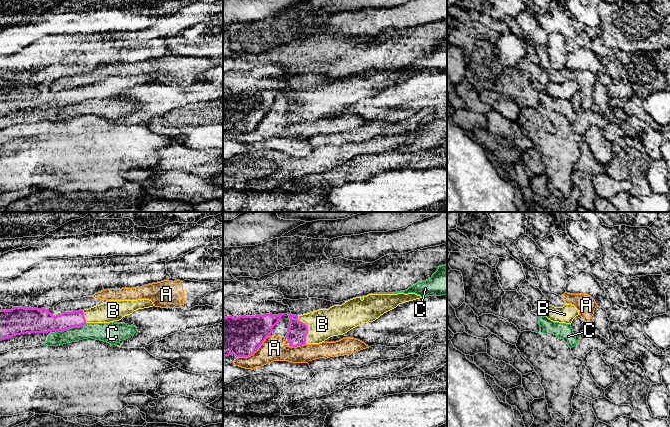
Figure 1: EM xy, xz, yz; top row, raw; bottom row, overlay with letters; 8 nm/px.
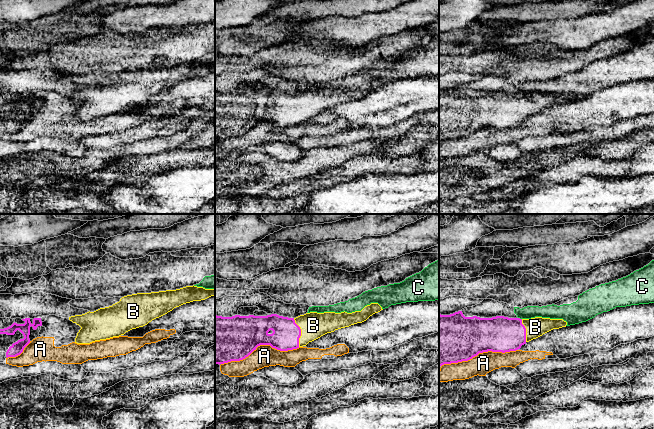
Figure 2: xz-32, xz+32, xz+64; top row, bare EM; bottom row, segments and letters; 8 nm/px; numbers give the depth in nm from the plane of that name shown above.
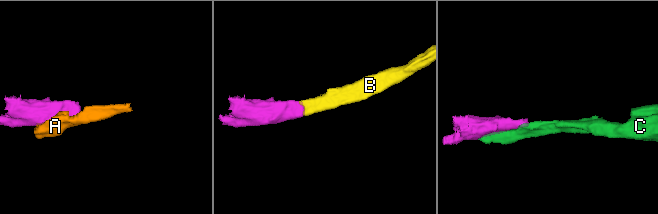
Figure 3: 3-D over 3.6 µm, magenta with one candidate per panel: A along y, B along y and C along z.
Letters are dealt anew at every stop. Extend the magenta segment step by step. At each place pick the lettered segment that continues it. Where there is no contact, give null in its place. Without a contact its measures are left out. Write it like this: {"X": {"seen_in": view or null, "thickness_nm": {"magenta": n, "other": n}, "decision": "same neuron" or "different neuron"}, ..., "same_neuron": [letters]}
{"A": {"seen_in": "xz", "thickness_nm": {"magenta": 320, "other": 200}, "decision": "different neuron"}, "B": {"seen_in": "xz", "thickness_nm": {"magenta": 160, "other": 240}, "decision": "same neuron"}, "C": {"seen_in": "xy", "thickness_nm": {"magenta": 190, "other": 140}, "decision": "different neuron"}, "same_neuron": ["B"]}

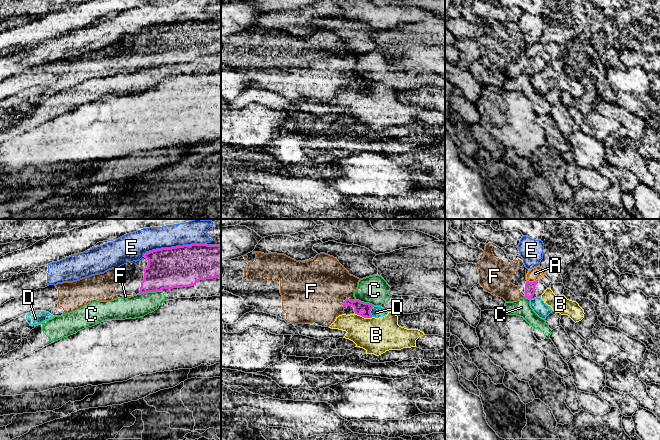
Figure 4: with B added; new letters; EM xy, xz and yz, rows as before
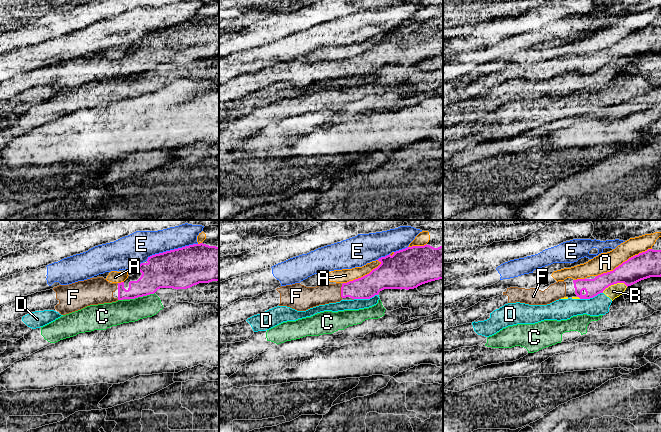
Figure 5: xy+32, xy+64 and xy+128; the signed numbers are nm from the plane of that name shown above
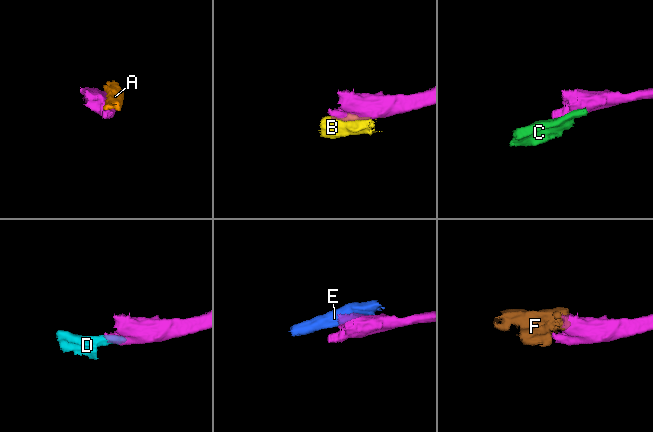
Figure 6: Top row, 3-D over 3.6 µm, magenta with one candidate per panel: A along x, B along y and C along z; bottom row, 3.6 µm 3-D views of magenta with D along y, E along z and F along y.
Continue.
{"A": {"seen_in": "yz", "thickness_nm": {"magenta": 90, "other": 100}, "decision": "different neuron"}, "B": {"seen_in": "xz", "thickness_nm": {"magenta": 90, "other": 280}, "decision": "different neuron"}, "C": {"seen_in": "xy", "thickness_nm": {"magenta": 320, "other": 180}, "decision": "different neuron"}, "D": {"seen_in": "xz", "thickness_nm": {"magenta": 90, "other": 100}, "decision": "different neuron"}, "E": {"seen_in": "xy", "thickness_nm": {"magenta": 340, "other": 190}, "decision": "different neuron"}, "F": {"seen_in": "xz", "thickness_nm": {"magenta": 90, "other": 380}, "decision": "same neuron"}, "same_neuron": ["F"]}

